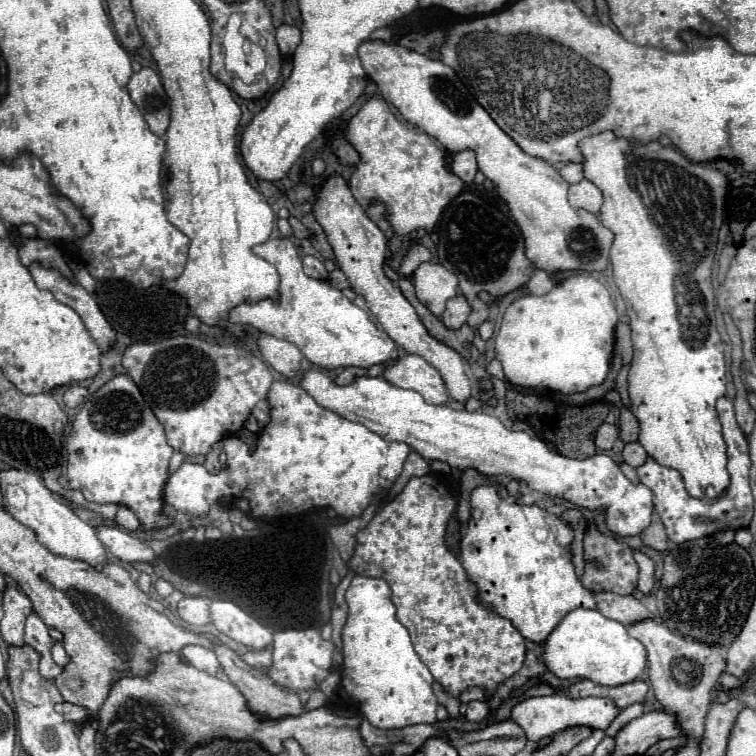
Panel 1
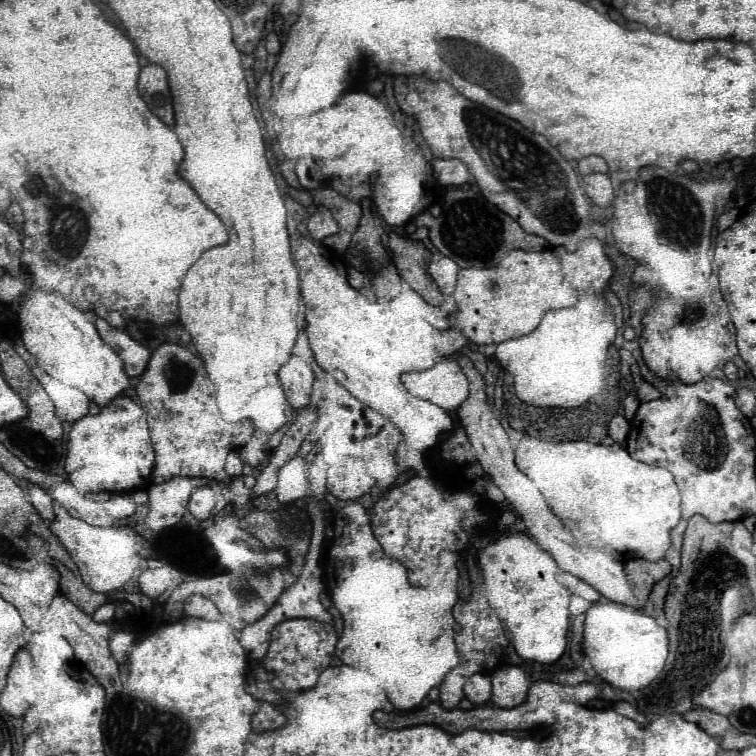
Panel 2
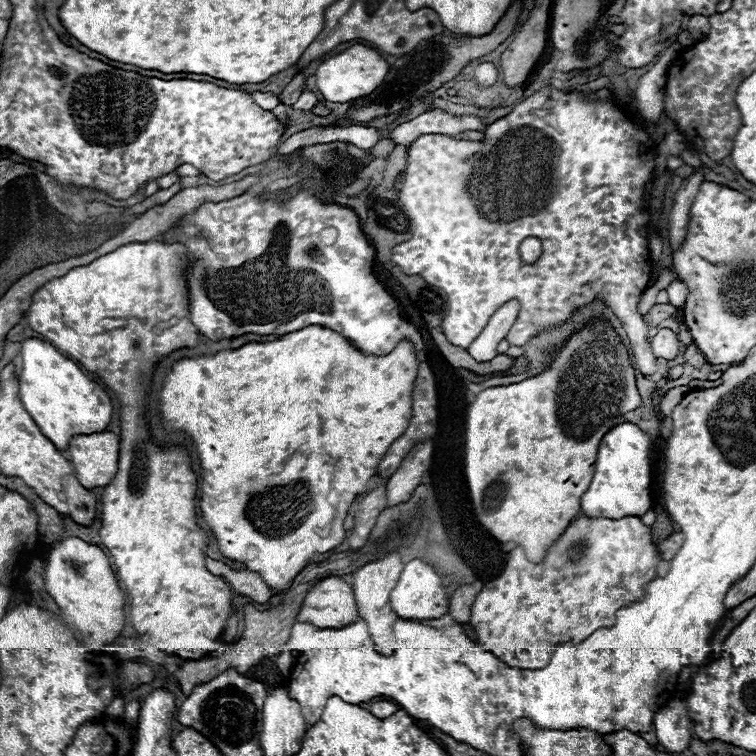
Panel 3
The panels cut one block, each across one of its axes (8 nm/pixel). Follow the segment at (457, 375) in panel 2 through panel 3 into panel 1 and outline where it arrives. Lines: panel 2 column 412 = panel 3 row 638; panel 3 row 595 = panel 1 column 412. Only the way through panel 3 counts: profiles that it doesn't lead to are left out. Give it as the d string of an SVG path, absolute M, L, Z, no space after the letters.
M406 354L390 364L382 374L390 384L398 388L416 390L428 404L446 404L448 394L436 368L432 368L422 356Z

